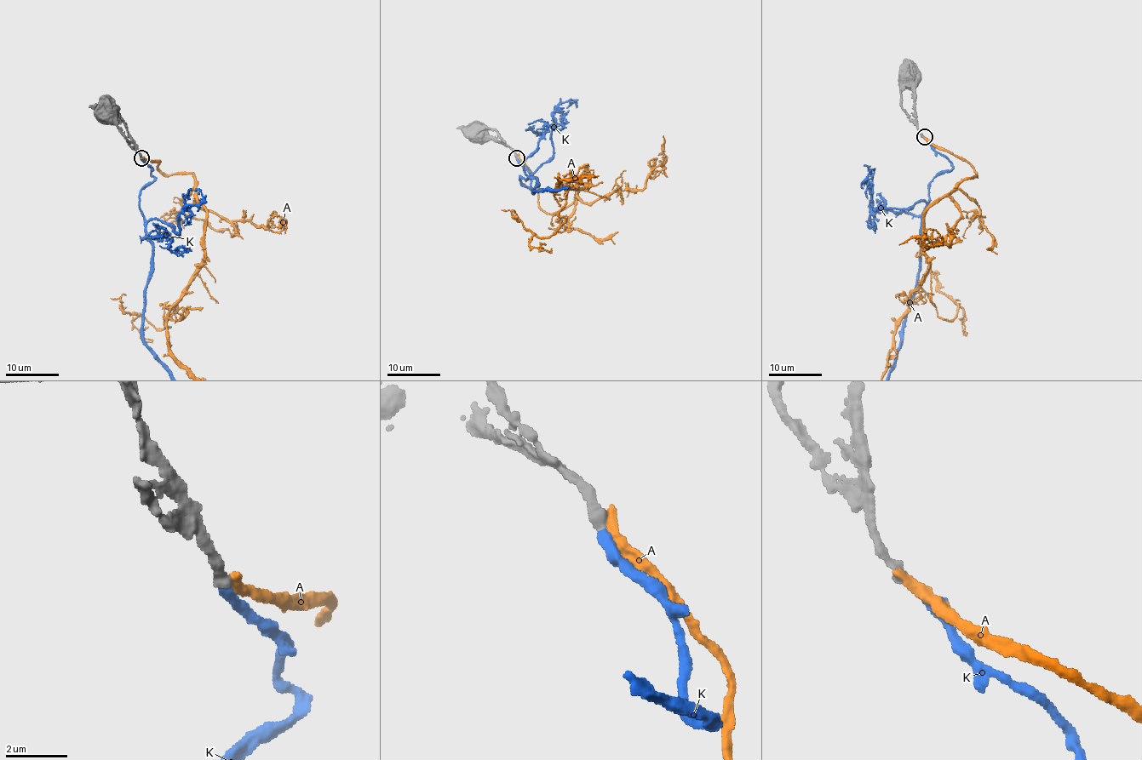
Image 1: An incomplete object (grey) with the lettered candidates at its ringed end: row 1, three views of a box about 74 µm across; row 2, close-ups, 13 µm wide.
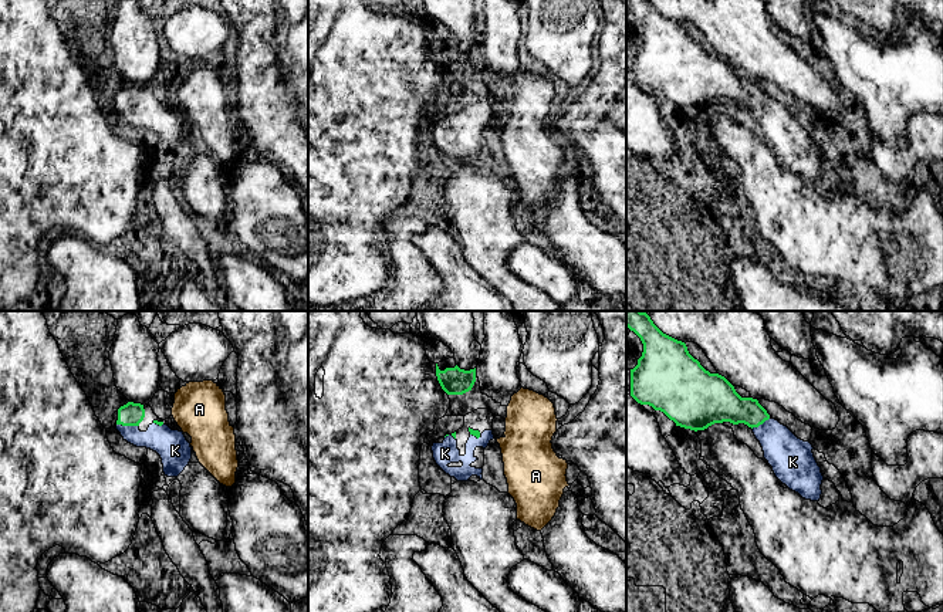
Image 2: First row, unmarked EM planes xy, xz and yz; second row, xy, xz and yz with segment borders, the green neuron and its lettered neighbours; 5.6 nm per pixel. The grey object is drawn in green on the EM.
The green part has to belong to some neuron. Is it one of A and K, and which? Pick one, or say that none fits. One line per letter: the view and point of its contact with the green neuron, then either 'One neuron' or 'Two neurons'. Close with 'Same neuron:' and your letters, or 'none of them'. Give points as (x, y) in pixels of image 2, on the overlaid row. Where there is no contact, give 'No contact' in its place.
A: No contact. Two neurons
K: Touches green at xy (128, 425). One neuron
Same neuron: K

